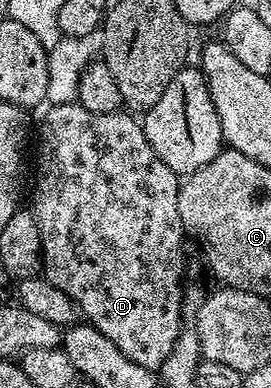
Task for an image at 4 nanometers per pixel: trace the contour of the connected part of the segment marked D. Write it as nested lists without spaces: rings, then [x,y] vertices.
[[[76,103],[49,105],[46,110],[45,118],[41,121],[41,134],[37,137],[37,186],[33,189],[33,205],[31,204],[33,217],[39,223],[43,276],[55,287],[59,287],[63,295],[70,297],[77,304],[80,316],[88,324],[103,331],[103,335],[107,335],[107,339],[111,339],[111,343],[115,343],[115,347],[119,347],[119,351],[123,351],[123,355],[127,355],[131,363],[139,363],[139,367],[144,369],[160,370],[167,355],[171,355],[171,347],[175,347],[183,328],[181,268],[185,261],[181,258],[181,244],[187,241],[187,234],[179,219],[179,174],[171,171],[171,167],[167,167],[167,163],[163,163],[155,155],[155,151],[151,151],[144,124],[128,112],[99,114],[87,111],[87,107]]]

